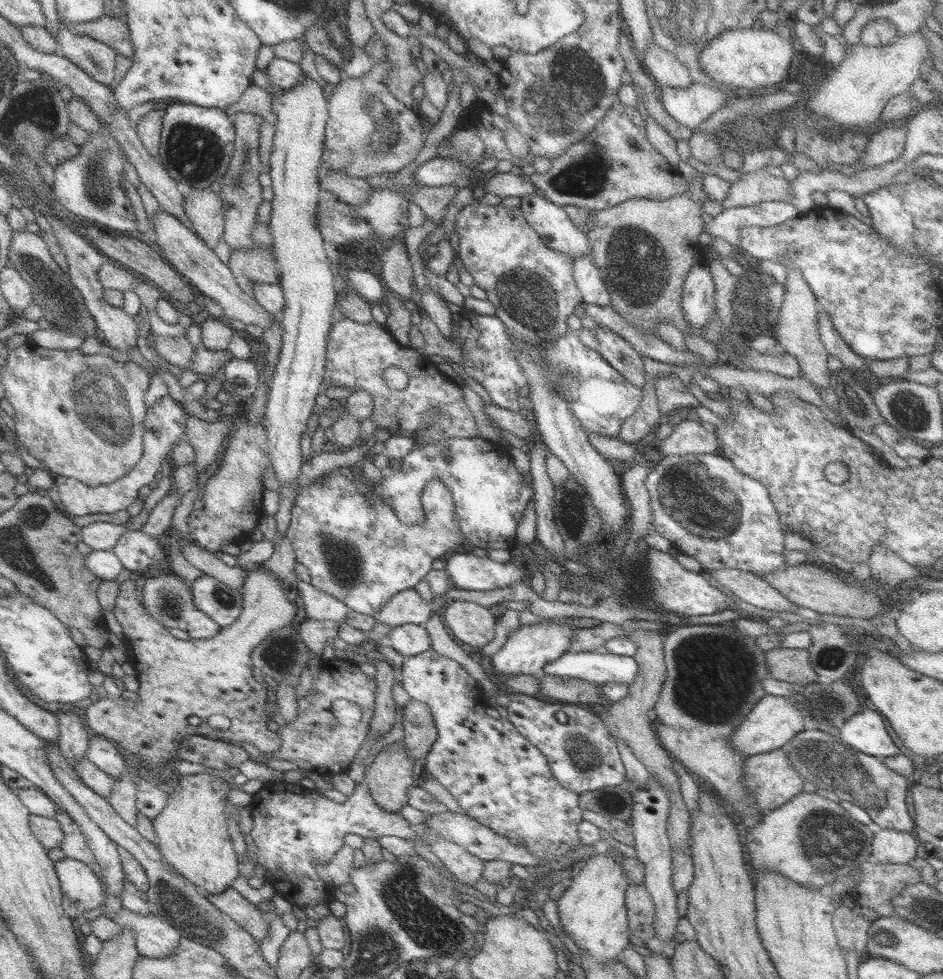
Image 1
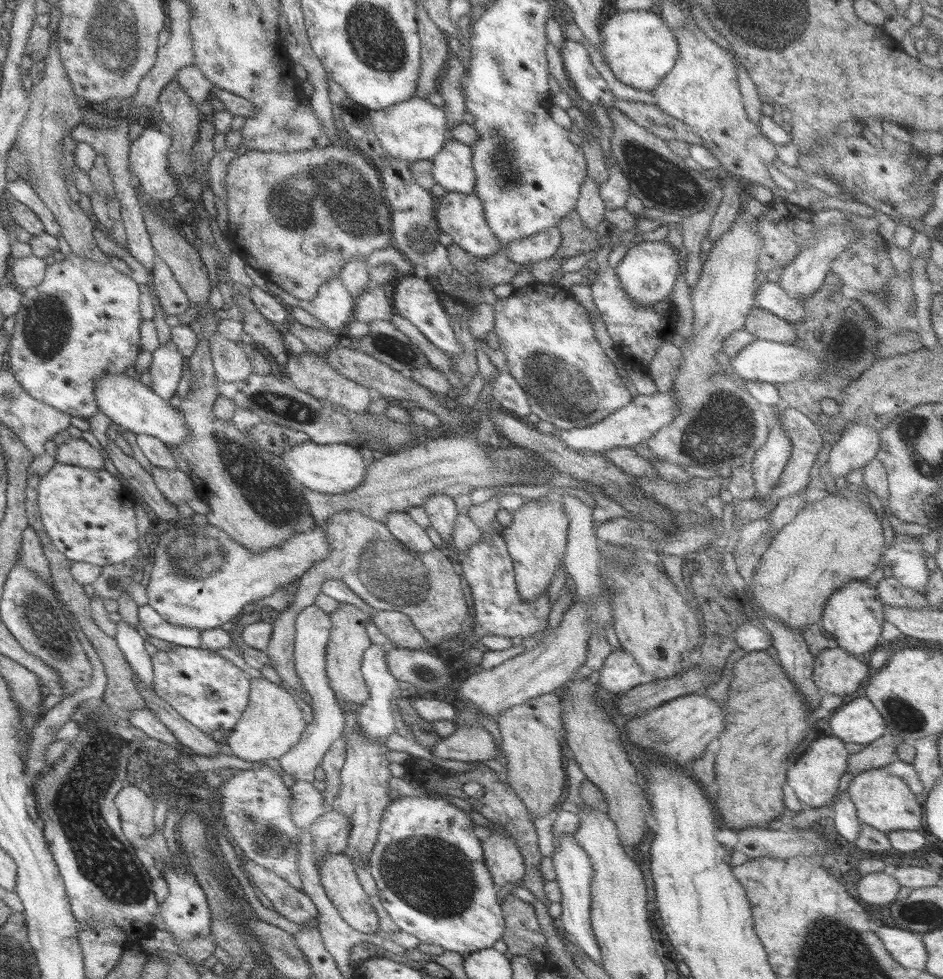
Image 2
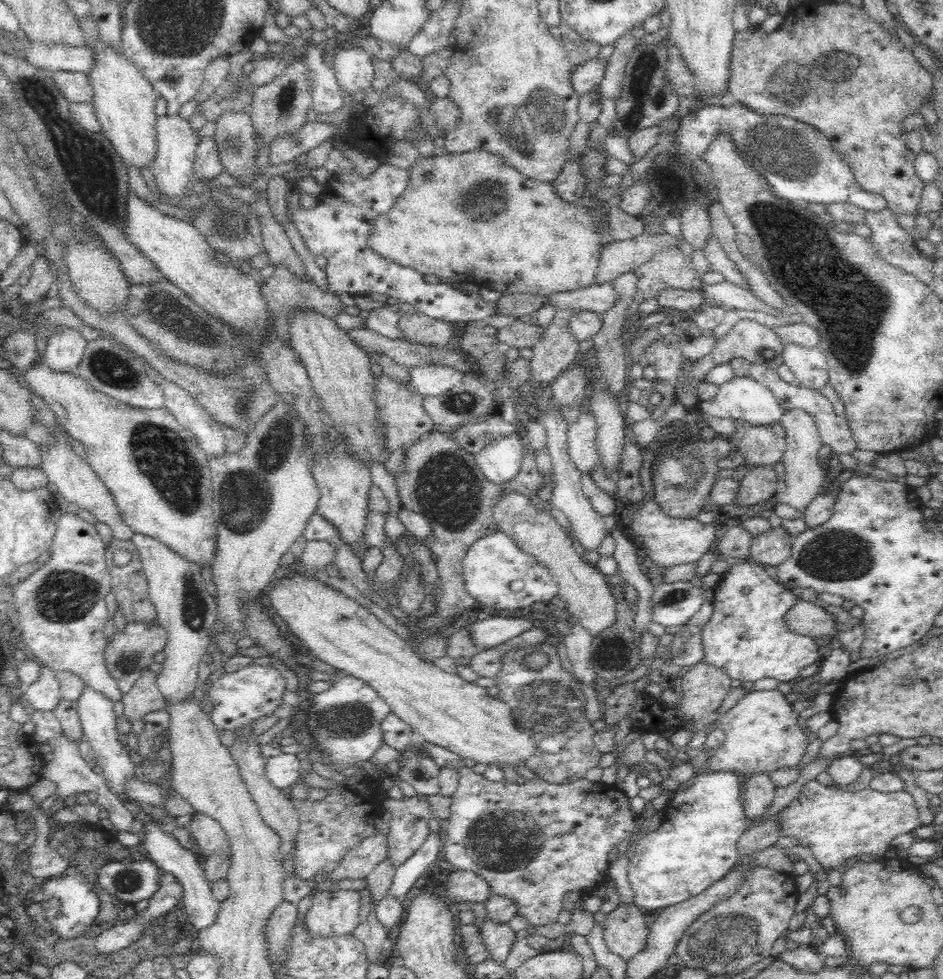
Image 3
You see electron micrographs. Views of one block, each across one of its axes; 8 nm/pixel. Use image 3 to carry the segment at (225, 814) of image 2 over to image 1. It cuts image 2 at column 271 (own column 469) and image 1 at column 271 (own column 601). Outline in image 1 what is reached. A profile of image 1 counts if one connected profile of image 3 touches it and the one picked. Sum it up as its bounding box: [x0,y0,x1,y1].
[237,782,418,909]

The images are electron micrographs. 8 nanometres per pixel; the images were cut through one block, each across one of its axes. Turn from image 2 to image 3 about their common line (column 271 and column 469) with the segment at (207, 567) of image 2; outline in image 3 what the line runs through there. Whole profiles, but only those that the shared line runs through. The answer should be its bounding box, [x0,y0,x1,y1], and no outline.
[462,530,558,610]

